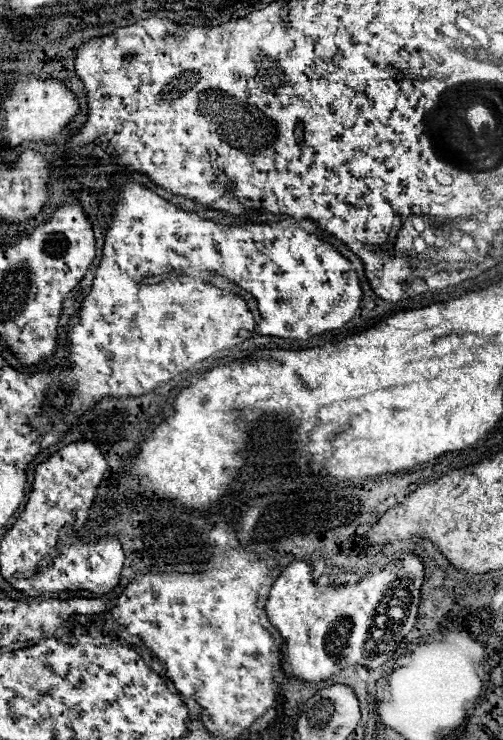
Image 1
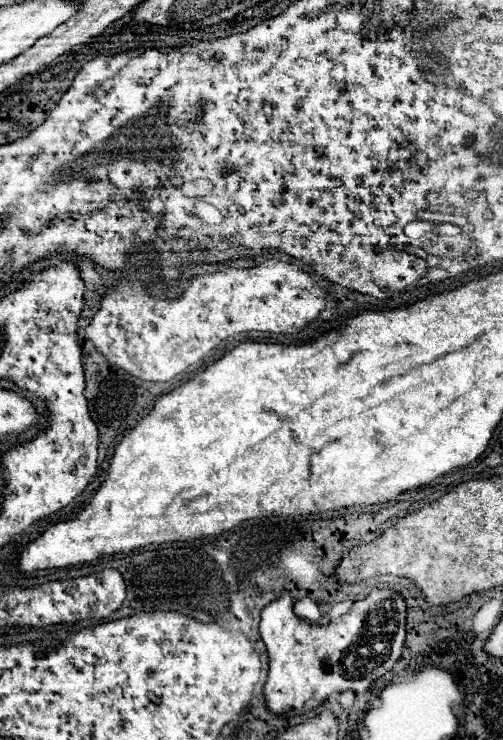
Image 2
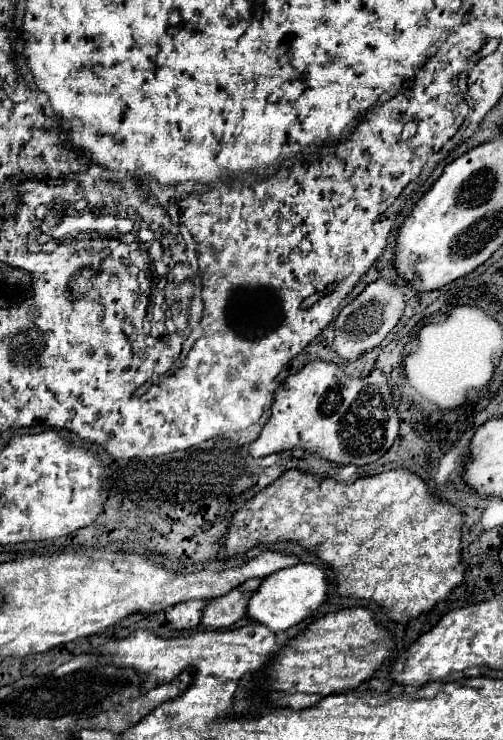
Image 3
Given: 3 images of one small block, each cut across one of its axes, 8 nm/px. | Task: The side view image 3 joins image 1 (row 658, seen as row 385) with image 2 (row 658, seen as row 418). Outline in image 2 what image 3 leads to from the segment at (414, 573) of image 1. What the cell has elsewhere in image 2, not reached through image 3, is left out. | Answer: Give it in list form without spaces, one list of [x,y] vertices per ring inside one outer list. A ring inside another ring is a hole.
[[[372,590],[368,598],[352,604],[350,612],[336,622],[326,626],[314,626],[300,620],[292,610],[292,600],[288,594],[278,598],[274,604],[268,604],[262,610],[260,620],[260,636],[266,644],[268,652],[268,676],[264,682],[264,698],[270,714],[288,714],[288,712],[310,712],[318,708],[324,700],[328,700],[334,692],[352,690],[354,694],[362,694],[370,688],[374,680],[392,670],[402,654],[402,644],[406,636],[406,602],[398,592],[390,590]]]

